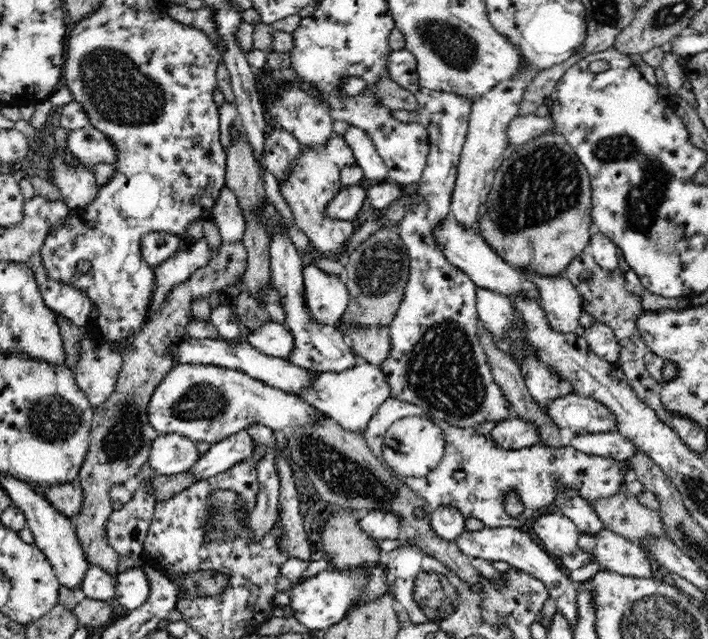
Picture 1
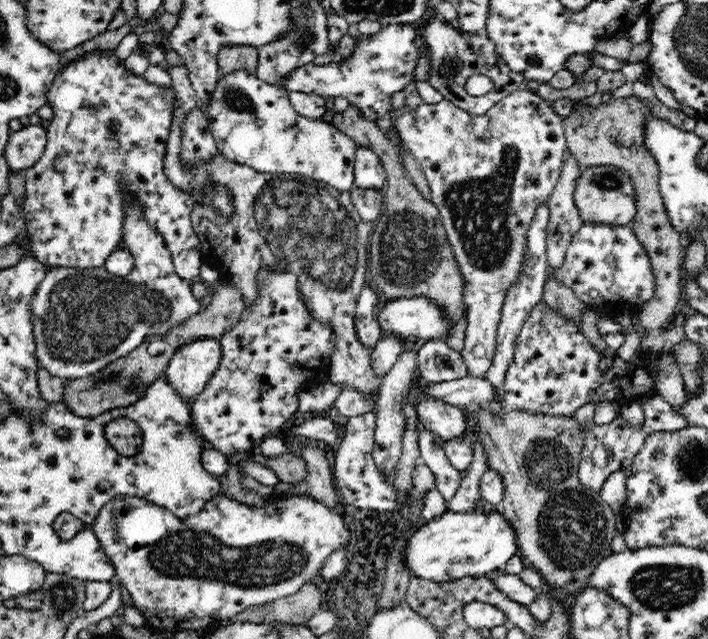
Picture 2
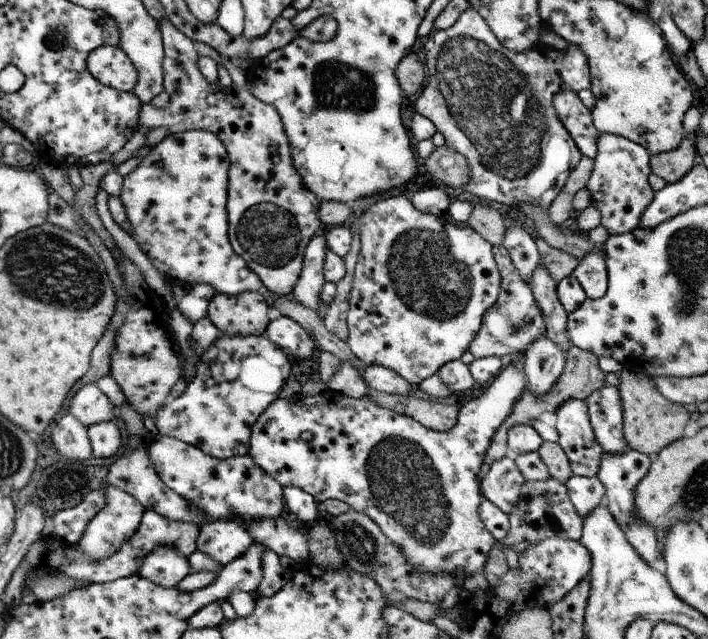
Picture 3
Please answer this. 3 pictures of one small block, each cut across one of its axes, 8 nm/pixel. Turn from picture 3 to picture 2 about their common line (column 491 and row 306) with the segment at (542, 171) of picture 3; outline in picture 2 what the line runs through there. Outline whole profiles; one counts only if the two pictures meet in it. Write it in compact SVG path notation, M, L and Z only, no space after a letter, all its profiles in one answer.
M130 196L130 198L123 204L123 247L128 249L128 252L130 252L134 258L134 269L130 272L130 274L128 274L128 276L114 276L104 269L46 267L46 276L44 276L43 282L40 282L40 288L38 288L36 294L34 294L34 298L32 298L32 302L30 302L30 307L32 307L32 335L34 335L34 339L36 340L35 355L39 360L40 366L44 367L50 374L63 378L66 381L94 374L97 370L104 368L107 364L116 361L117 358L128 354L128 352L140 346L146 338L156 335L163 337L165 334L168 334L174 326L178 326L178 324L186 322L188 318L200 313L203 302L194 297L191 282L176 275L170 249L166 247L164 237L162 237L160 233L156 232L156 229L152 228L152 226L148 224L148 221L146 221L146 217L144 217L145 209L144 205L140 205L140 203L136 201L136 196Z

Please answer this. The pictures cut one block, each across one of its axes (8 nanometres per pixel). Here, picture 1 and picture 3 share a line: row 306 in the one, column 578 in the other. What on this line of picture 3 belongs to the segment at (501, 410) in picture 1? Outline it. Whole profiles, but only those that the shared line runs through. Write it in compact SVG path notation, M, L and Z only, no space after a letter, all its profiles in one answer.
M568 400L556 410L556 416L558 444L568 458L572 473L578 477L596 476L603 449L592 431L586 402Z

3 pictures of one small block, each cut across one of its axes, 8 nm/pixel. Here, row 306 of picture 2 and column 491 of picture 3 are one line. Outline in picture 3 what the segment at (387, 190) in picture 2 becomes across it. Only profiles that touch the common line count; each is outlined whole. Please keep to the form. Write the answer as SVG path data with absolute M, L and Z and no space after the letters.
M571 345L566 353L565 368L562 375L554 382L554 386L542 394L542 396L536 396L532 394L530 390L525 389L523 394L520 394L520 398L516 400L514 408L510 410L508 418L500 424L500 428L494 432L492 440L490 440L490 446L486 450L484 456L484 462L488 465L492 465L494 462L501 460L509 456L507 449L507 434L512 426L518 426L518 424L526 424L526 426L532 426L532 420L538 420L540 415L544 412L556 412L562 404L566 404L568 400L582 400L588 399L594 392L601 390L605 385L605 376L599 366L599 359L592 354L592 352L586 352L580 350L574 345Z

